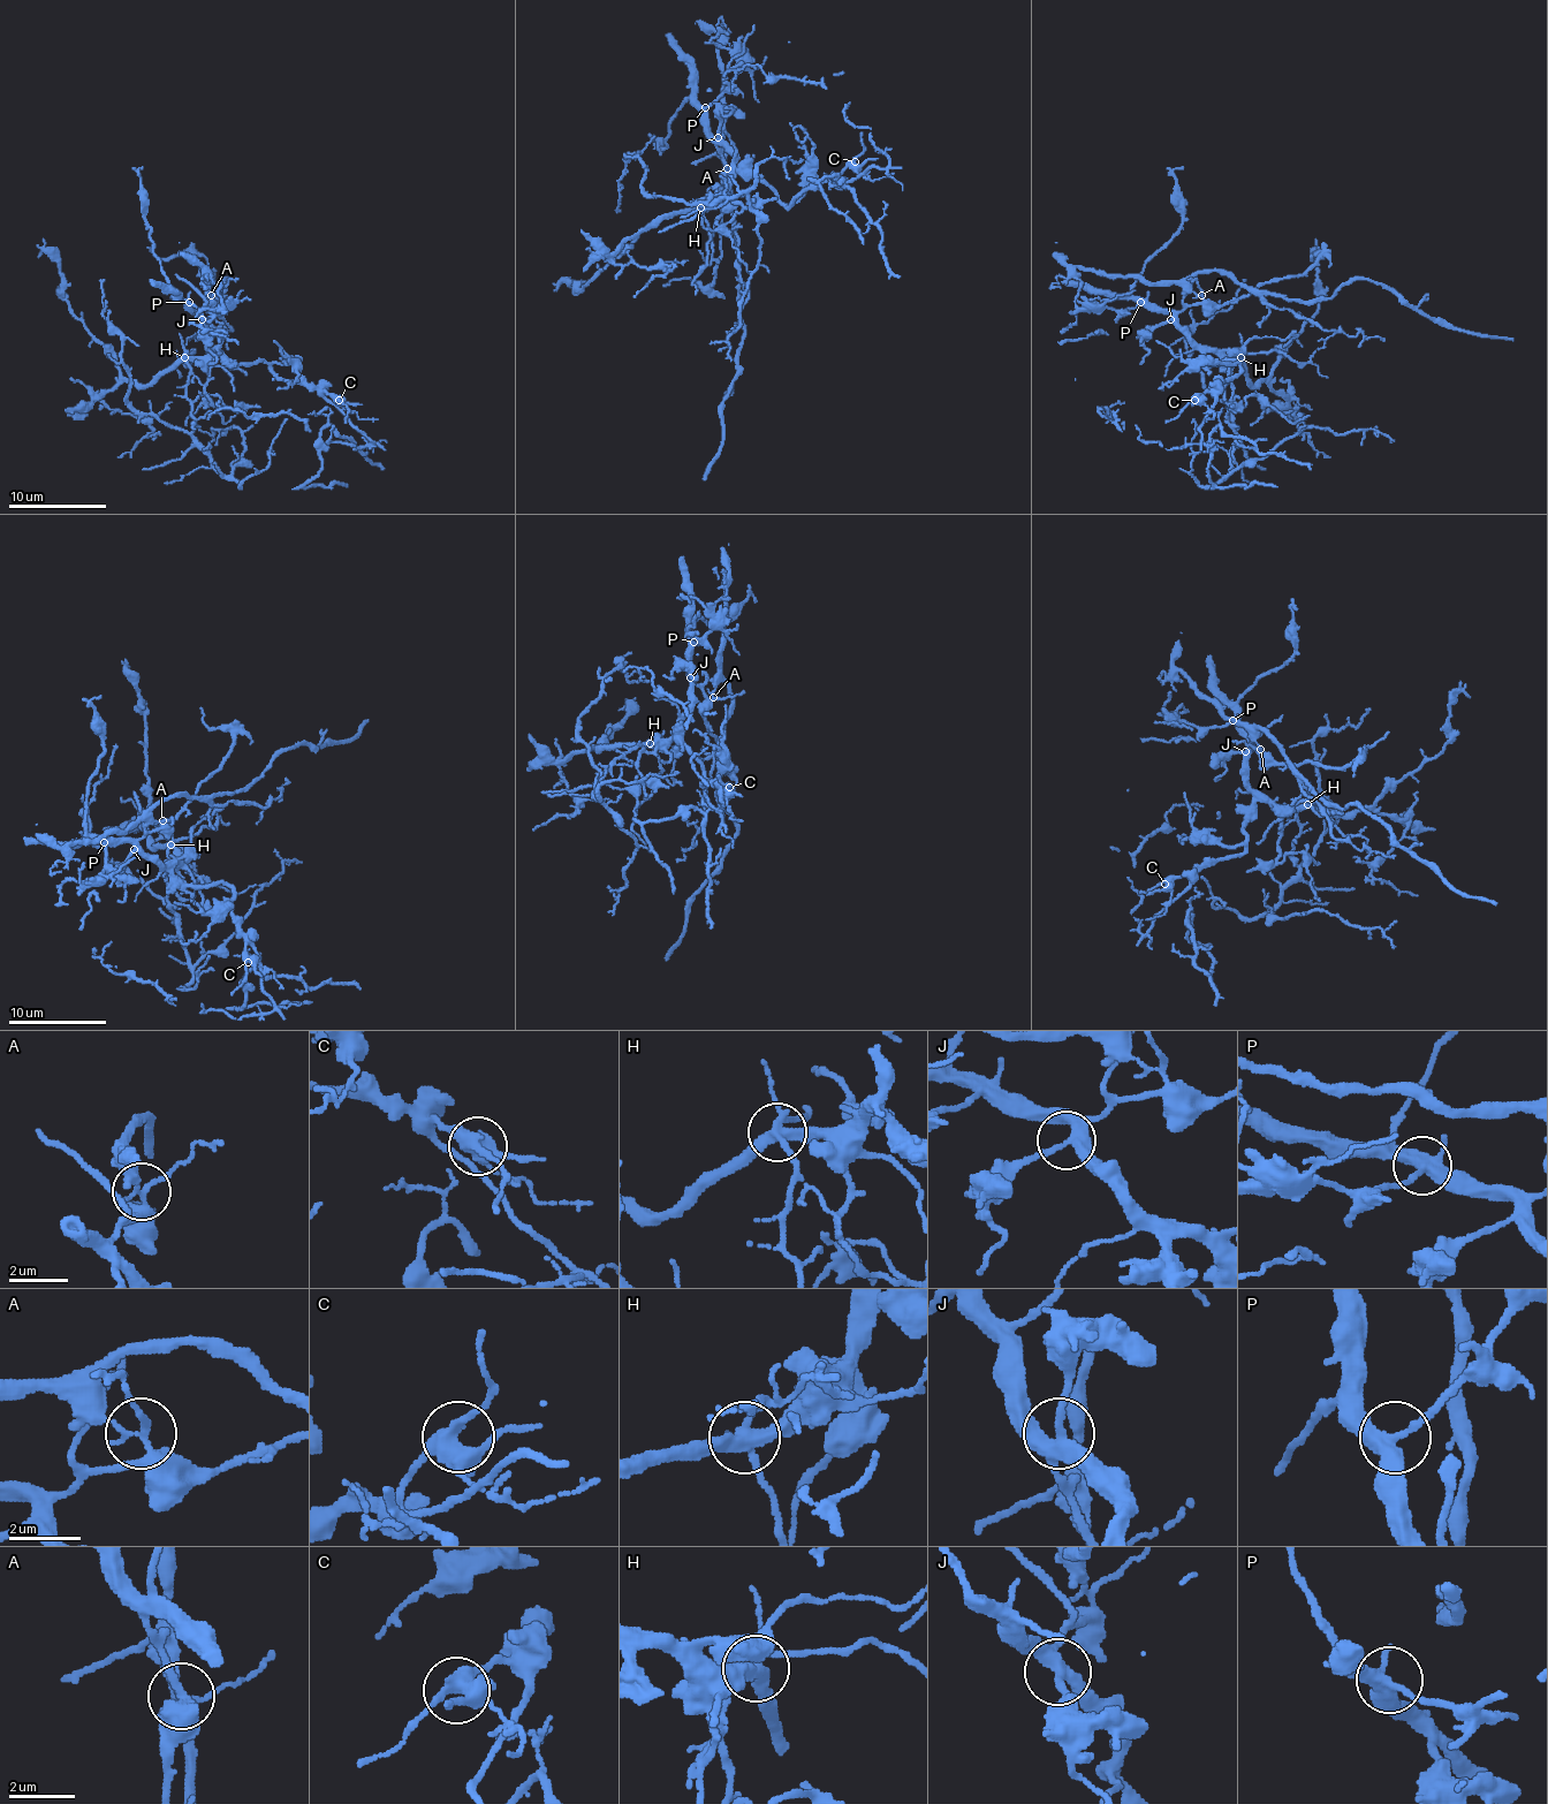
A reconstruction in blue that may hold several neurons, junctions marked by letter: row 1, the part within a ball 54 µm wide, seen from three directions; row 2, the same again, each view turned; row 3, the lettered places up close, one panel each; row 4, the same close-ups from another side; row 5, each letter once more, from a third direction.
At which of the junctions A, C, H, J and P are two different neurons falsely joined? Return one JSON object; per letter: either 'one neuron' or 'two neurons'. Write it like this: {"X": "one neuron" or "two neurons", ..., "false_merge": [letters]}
{"A": "two neurons", "C": "one neuron", "H": "two neurons", "J": "one neuron", "P": "one neuron", "false_merge": ["A", "H"]}

